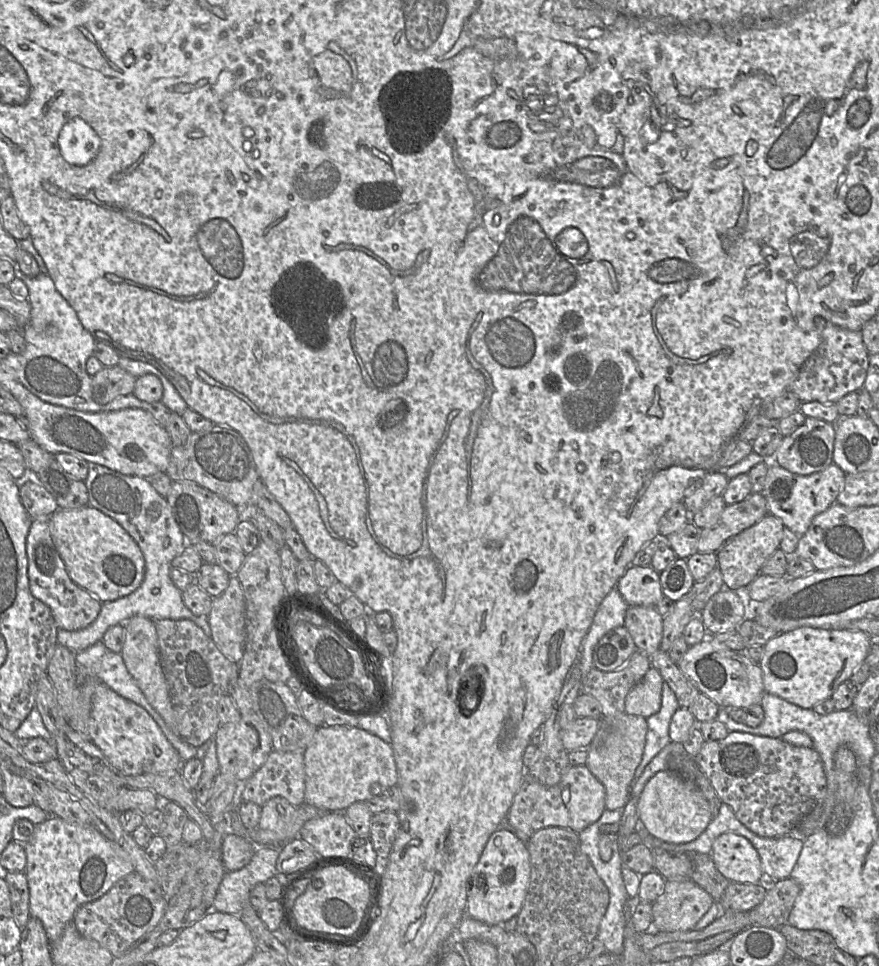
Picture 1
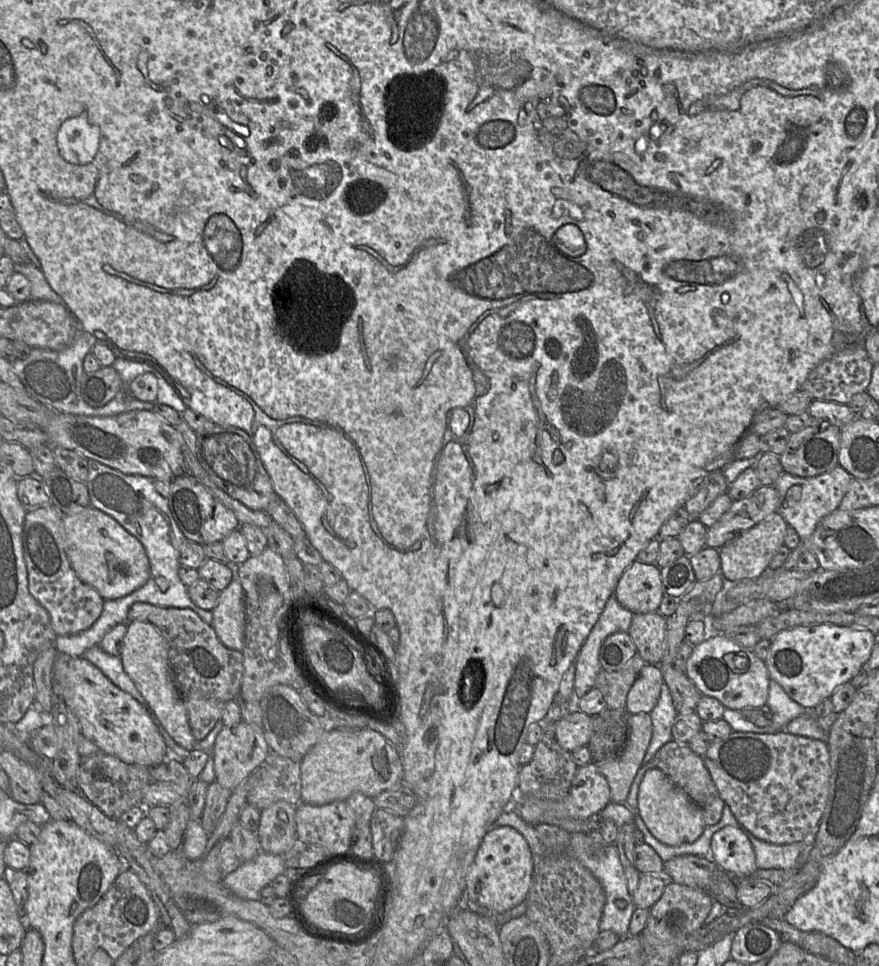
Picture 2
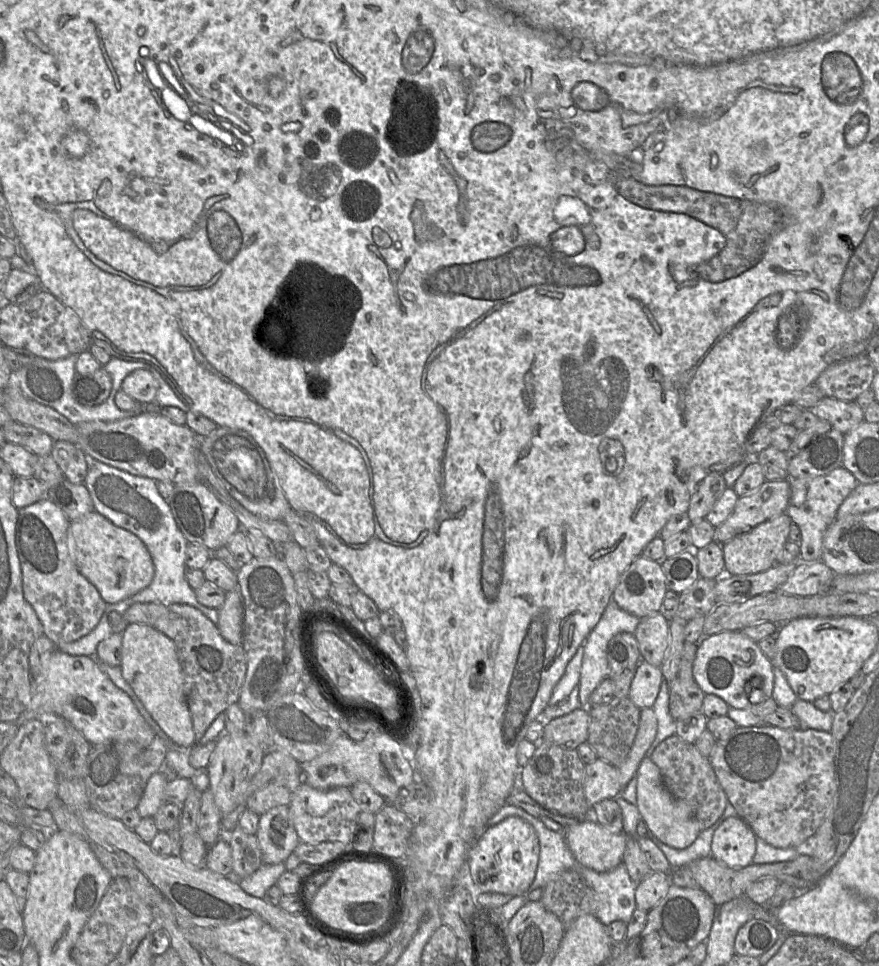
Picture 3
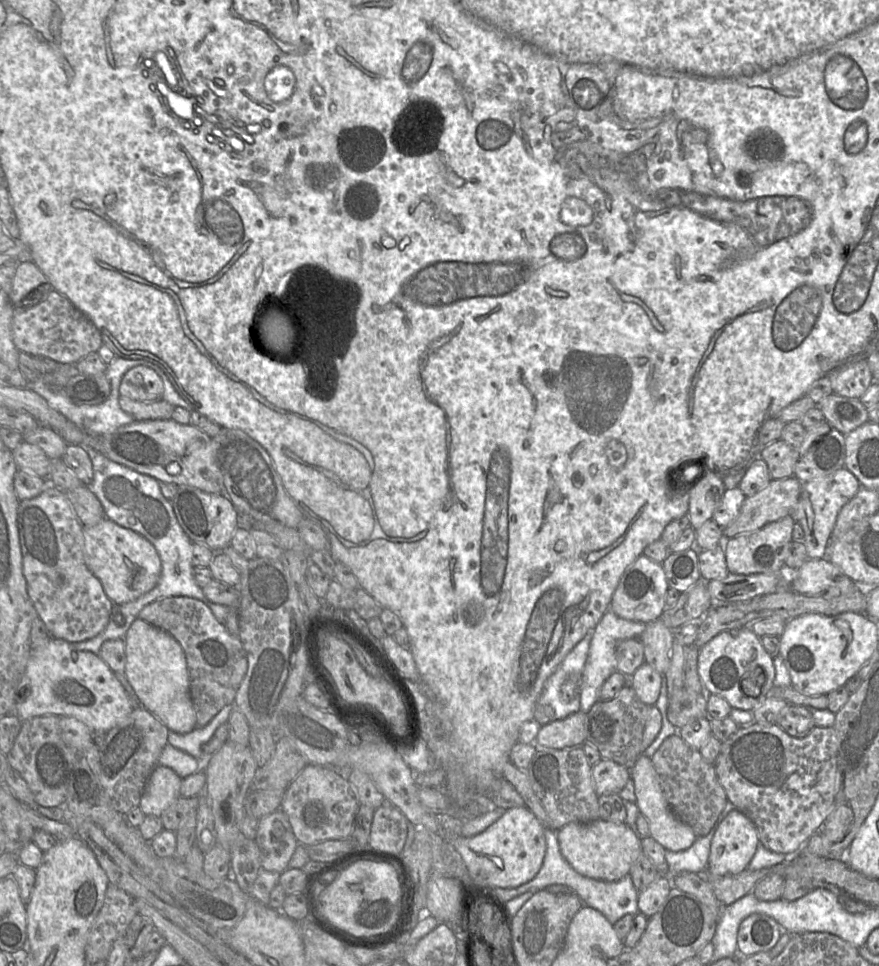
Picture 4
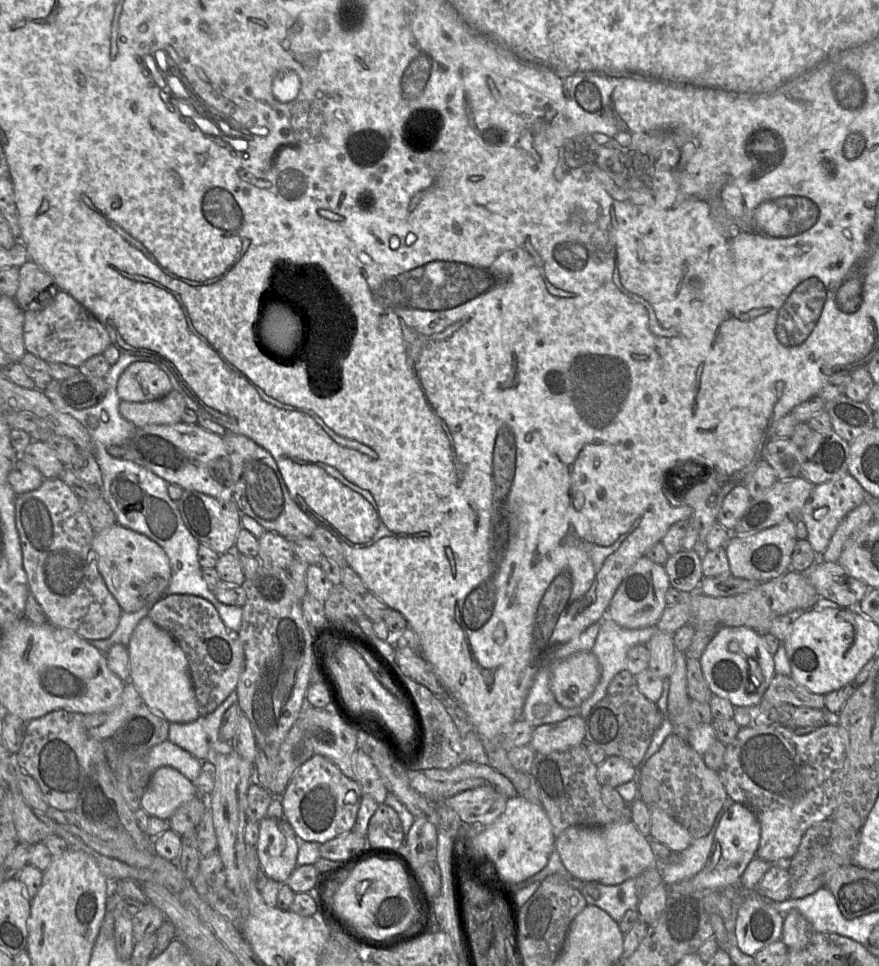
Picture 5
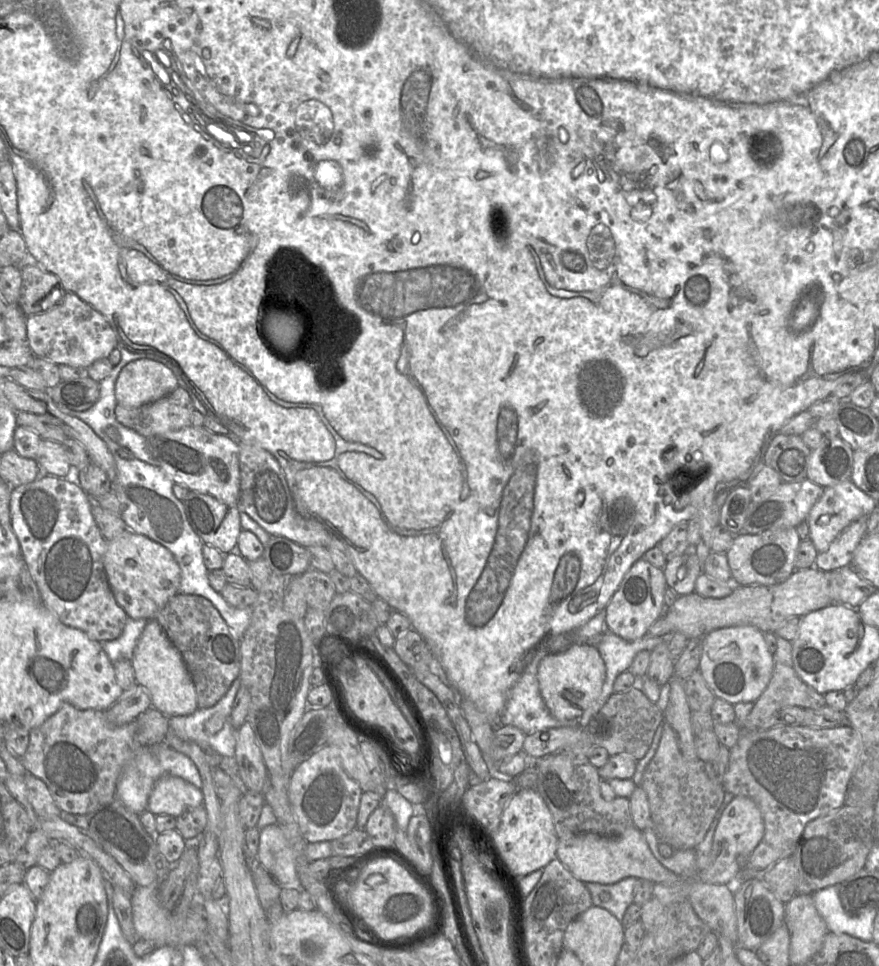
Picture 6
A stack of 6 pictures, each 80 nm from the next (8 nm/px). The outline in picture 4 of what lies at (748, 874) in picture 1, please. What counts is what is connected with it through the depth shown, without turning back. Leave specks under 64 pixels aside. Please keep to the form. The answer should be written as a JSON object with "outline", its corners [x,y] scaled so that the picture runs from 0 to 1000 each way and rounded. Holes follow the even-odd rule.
{"outline":[[[840,837],[830,840],[810,869],[804,903],[825,907],[849,901],[863,874],[858,852]]]}

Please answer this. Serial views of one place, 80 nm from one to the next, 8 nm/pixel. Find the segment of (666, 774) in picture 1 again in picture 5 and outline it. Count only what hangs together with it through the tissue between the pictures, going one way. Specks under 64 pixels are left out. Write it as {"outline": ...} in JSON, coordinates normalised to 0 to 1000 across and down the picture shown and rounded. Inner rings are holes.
{"outline":[[[739,836],[741,866],[758,875],[765,882],[782,879],[788,869],[780,857],[751,836]]]}

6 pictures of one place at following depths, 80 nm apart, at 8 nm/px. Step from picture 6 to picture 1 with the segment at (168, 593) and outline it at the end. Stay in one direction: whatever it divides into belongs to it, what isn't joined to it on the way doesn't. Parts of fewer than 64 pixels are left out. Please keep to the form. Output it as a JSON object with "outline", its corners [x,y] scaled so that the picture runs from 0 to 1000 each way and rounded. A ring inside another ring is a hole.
{"outline":[[[105,524],[67,527],[56,536],[60,562],[83,602],[114,623],[129,622],[156,610],[163,601],[165,579],[155,560],[130,537]]]}

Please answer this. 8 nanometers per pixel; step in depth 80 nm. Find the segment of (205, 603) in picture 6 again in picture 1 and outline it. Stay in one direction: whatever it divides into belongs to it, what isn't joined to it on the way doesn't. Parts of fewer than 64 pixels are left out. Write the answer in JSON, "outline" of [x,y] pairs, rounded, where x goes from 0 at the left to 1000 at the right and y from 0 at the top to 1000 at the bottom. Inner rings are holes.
{"outline":[[[174,642],[180,659],[182,686],[190,706],[204,763],[214,770],[226,773],[245,762],[250,749],[247,731],[254,719],[259,717],[261,707],[271,702],[271,687],[262,684],[247,671],[240,659],[218,642]]]}

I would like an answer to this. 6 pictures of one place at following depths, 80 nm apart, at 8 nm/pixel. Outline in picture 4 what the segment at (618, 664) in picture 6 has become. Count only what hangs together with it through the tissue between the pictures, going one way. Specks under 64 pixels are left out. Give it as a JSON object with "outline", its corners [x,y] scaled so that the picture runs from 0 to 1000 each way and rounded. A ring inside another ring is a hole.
{"outline":[[[692,630],[677,651],[673,653],[669,680],[666,685],[660,709],[660,735],[669,738],[672,732],[681,725],[683,714],[691,702],[702,695],[700,671],[704,664],[727,660],[735,650],[736,645],[717,643],[703,639],[695,630]]]}

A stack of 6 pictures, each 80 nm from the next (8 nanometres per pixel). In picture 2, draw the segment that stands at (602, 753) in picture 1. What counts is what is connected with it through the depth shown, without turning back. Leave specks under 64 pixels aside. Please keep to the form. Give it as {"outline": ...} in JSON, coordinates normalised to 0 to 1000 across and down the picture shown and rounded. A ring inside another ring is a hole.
{"outline":[[[738,738],[718,739],[713,746],[714,764],[708,778],[702,784],[678,789],[693,812],[695,829],[701,831],[711,831],[720,807],[730,794],[743,757]]]}

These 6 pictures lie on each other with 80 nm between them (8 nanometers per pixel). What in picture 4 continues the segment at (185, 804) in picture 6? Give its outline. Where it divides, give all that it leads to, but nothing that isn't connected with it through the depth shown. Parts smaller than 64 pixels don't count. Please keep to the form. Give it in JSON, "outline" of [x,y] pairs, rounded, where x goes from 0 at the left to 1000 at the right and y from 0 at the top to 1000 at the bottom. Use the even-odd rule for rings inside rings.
{"outline":[[[177,793],[172,800],[157,836],[165,845],[182,846],[205,824],[207,805],[195,795]]]}

